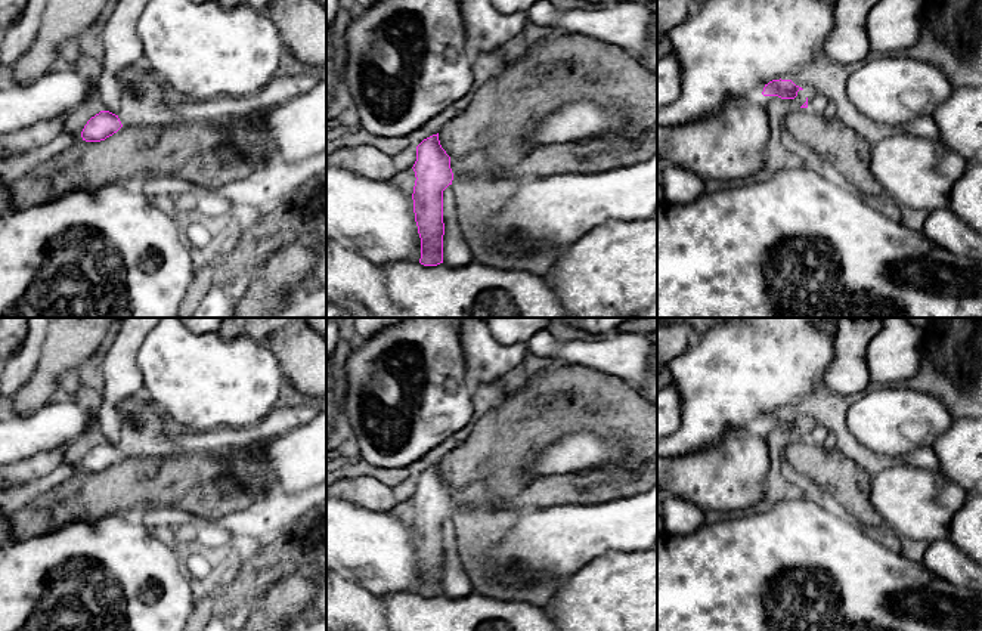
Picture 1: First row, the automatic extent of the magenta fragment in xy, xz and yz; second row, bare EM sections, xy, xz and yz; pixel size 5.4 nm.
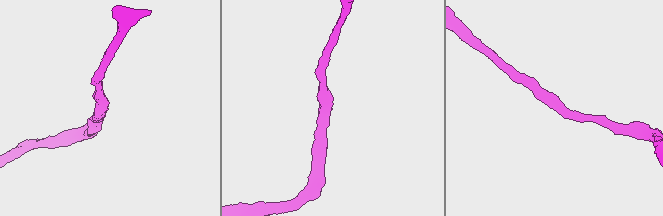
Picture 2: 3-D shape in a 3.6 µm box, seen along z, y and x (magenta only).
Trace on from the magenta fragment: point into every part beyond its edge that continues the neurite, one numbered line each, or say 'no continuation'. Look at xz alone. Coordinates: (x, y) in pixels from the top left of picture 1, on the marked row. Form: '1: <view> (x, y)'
no continuation

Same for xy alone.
no continuation

